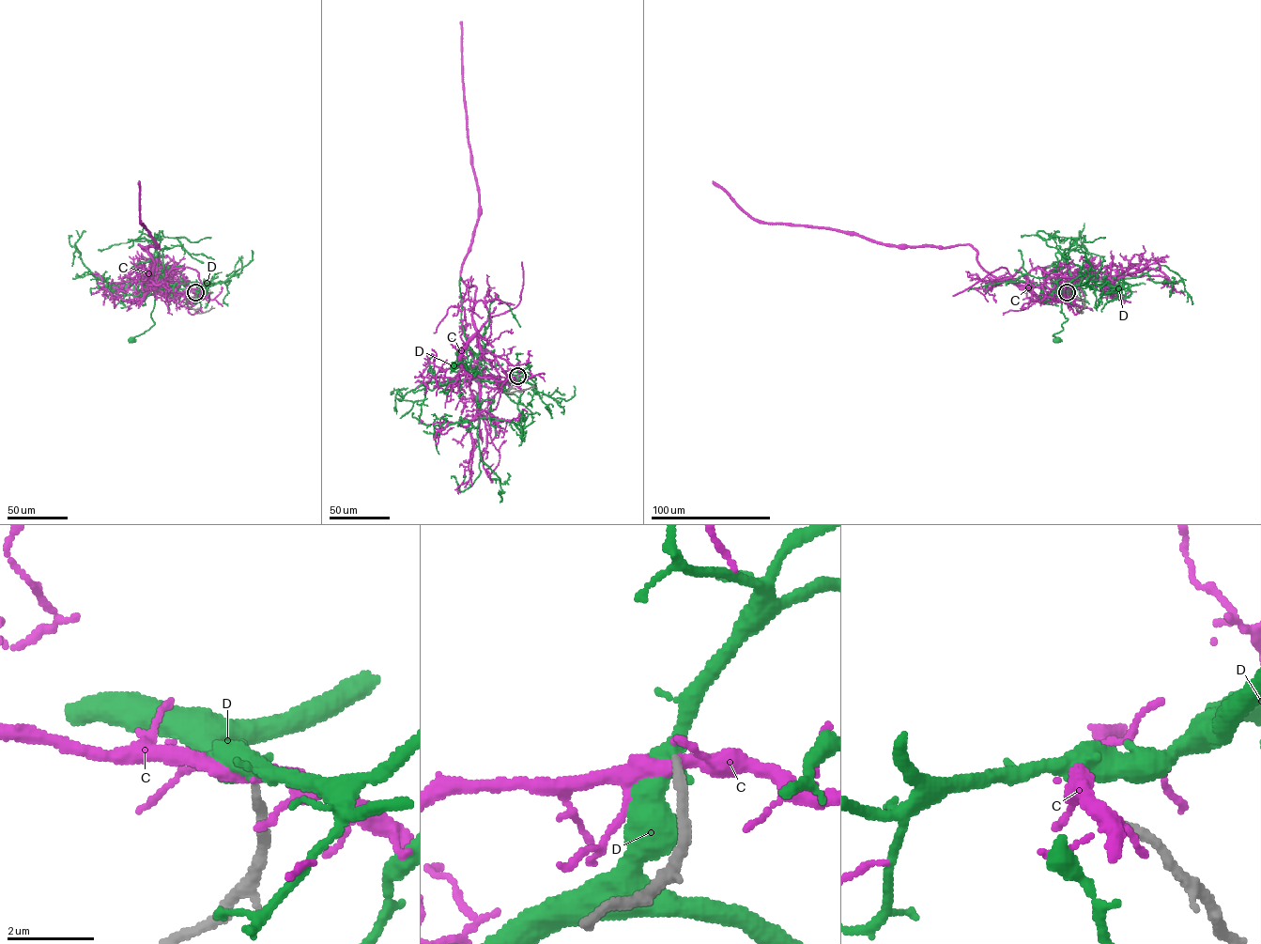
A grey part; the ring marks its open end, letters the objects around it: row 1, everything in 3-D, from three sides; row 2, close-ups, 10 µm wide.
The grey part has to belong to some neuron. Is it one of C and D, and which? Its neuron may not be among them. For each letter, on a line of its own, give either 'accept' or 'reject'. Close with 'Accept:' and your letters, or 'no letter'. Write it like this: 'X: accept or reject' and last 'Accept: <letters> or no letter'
C: reject
D: accept
Accept: D

